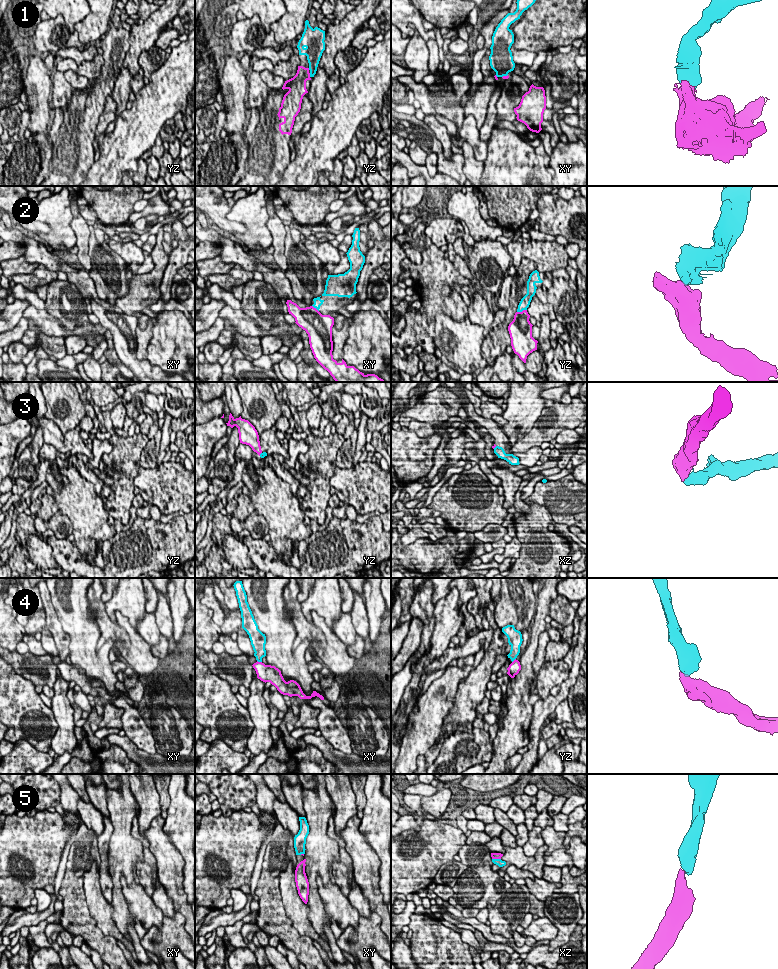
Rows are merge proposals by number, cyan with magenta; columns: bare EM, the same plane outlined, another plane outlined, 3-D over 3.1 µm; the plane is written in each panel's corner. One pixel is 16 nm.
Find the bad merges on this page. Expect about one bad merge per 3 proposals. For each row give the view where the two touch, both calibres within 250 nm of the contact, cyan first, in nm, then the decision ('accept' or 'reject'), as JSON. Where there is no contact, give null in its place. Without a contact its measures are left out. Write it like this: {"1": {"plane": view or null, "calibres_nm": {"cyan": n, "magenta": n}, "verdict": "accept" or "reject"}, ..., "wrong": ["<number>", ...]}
{"1": {"plane": "yz", "calibres_nm": {"cyan": 190, "magenta": 260}, "verdict": "accept"}, "2": {"plane": "yz", "calibres_nm": {"cyan": 160, "magenta": 320}, "verdict": "reject"}, "3": {"plane": "yz", "calibres_nm": {"cyan": 90, "magenta": 190}, "verdict": "reject"}, "4": {"plane": "xy", "calibres_nm": {"cyan": 190, "magenta": 280}, "verdict": "reject"}, "5": {"plane": "xz", "calibres_nm": {"cyan": 120, "magenta": 100}, "verdict": "accept"}, "wrong": ["2", "3", "4"]}

